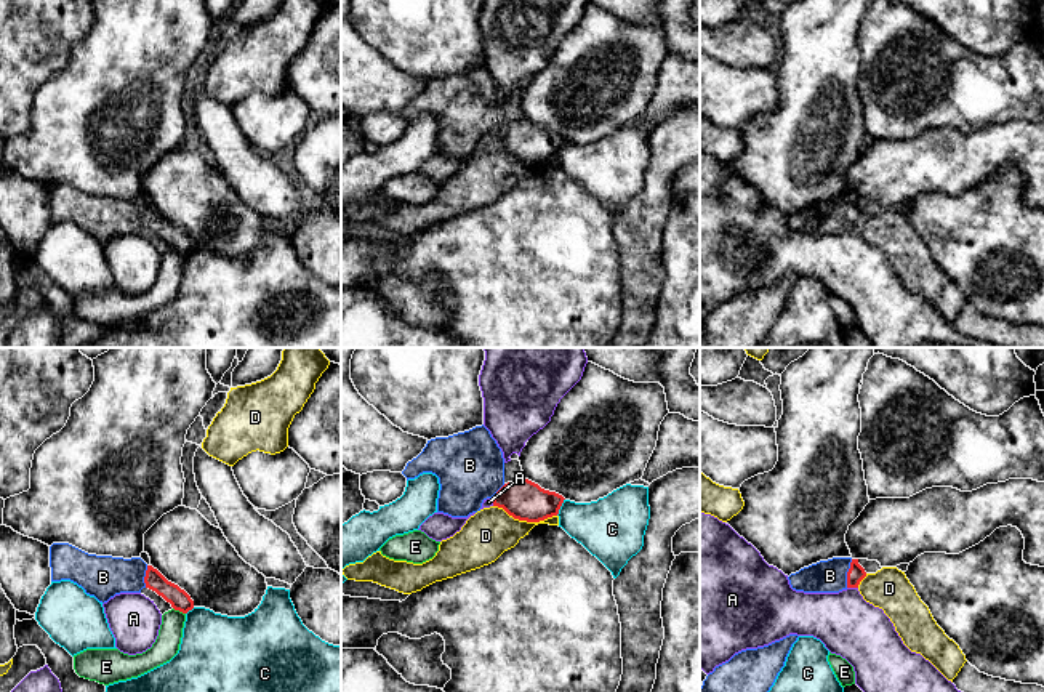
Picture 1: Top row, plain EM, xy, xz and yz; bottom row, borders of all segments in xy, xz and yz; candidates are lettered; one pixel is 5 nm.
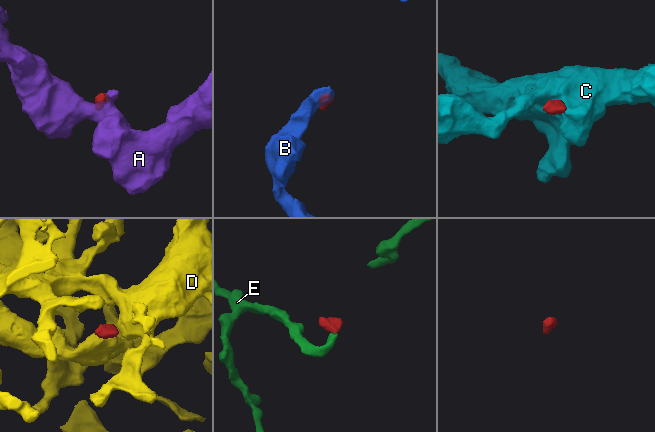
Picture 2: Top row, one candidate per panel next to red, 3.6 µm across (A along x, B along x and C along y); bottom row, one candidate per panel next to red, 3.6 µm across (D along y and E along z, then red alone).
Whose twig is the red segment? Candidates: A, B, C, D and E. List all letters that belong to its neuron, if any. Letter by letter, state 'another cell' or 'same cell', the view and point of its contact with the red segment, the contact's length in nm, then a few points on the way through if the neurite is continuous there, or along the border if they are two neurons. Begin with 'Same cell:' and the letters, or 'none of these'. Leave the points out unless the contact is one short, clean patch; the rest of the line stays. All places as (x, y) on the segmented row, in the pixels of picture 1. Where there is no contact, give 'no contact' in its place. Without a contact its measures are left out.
Same cell: B
A: another cell; contact yz (852, 587); length 60 nm; border yz (847, 587), (857, 588)
B: same cell; contact yz (847, 574); length 150 nm; way yz (855, 574), (847, 574), (830, 575)
C: another cell; contact xz (561, 505); length 100 nm; border xz (564, 498), (556, 514)
D: another cell; contact xz (526, 519); length 320 nm; border xz (493, 505), (514, 518), (527, 521), (543, 521), (556, 516)
E: another cell; contact xy (180, 611); length 70 nm; border xy (173, 607), (184, 614)

